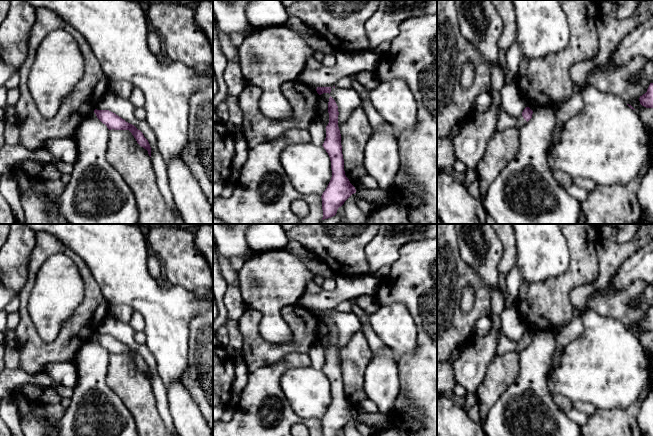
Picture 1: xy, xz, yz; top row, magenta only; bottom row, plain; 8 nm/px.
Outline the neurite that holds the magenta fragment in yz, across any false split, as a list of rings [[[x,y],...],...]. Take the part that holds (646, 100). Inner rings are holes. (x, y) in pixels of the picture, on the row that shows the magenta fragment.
[[[650,83],[647,92],[640,96],[640,104],[646,108],[653,108],[653,83]]]

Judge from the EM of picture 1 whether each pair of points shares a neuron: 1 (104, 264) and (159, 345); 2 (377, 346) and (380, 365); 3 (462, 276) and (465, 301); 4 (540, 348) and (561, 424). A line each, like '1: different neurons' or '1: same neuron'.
1: same neuron
2: different neurons
3: different neurons
4: same neuron

